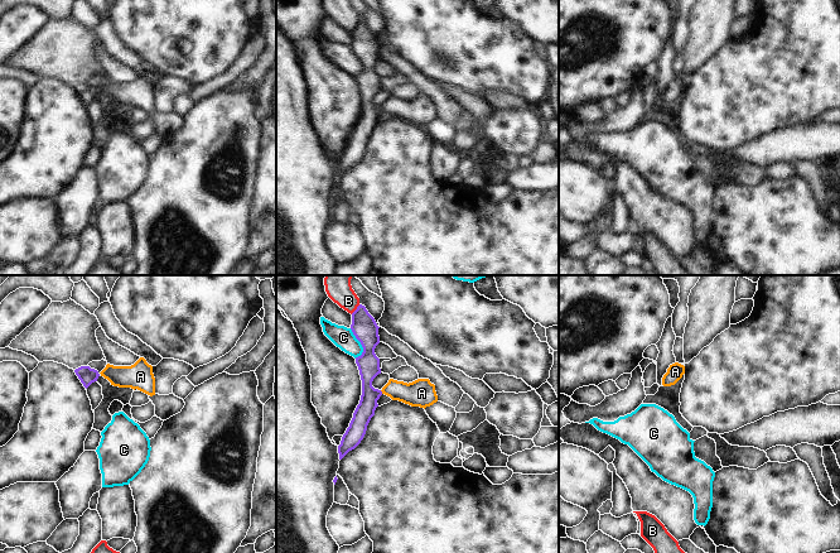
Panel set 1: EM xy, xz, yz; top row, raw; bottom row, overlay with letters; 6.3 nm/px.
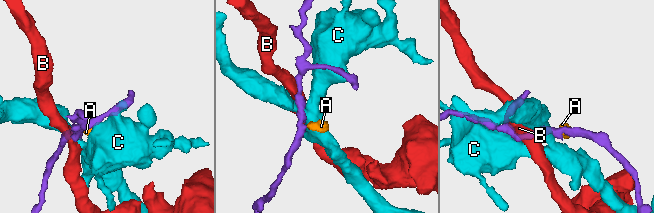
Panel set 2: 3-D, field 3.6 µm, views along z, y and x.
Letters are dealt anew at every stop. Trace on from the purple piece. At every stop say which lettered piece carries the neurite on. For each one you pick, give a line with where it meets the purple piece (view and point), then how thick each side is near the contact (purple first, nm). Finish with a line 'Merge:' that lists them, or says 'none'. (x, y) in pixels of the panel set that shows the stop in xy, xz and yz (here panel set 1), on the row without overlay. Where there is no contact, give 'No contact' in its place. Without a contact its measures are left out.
A: Touches purple at xz (381, 109). Thickness 140 nm (purple) against 180 nm
Merge: A.

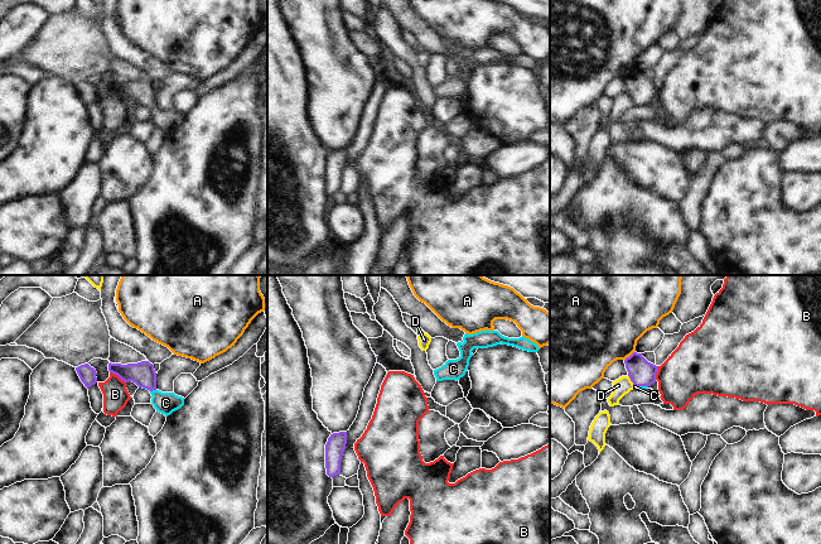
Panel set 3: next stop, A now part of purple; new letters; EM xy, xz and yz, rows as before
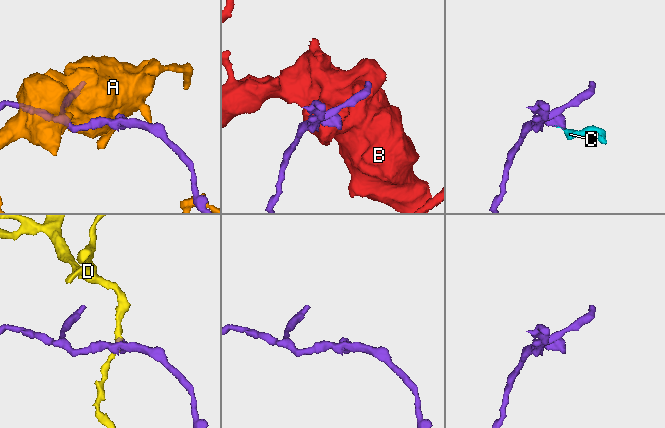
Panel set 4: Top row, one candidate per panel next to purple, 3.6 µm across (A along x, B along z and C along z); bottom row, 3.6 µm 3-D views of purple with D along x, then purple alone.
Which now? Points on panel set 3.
C: Touches purple at xy (151, 107). Thickness 160 nm (purple) against 140 nm
Merge: C.

